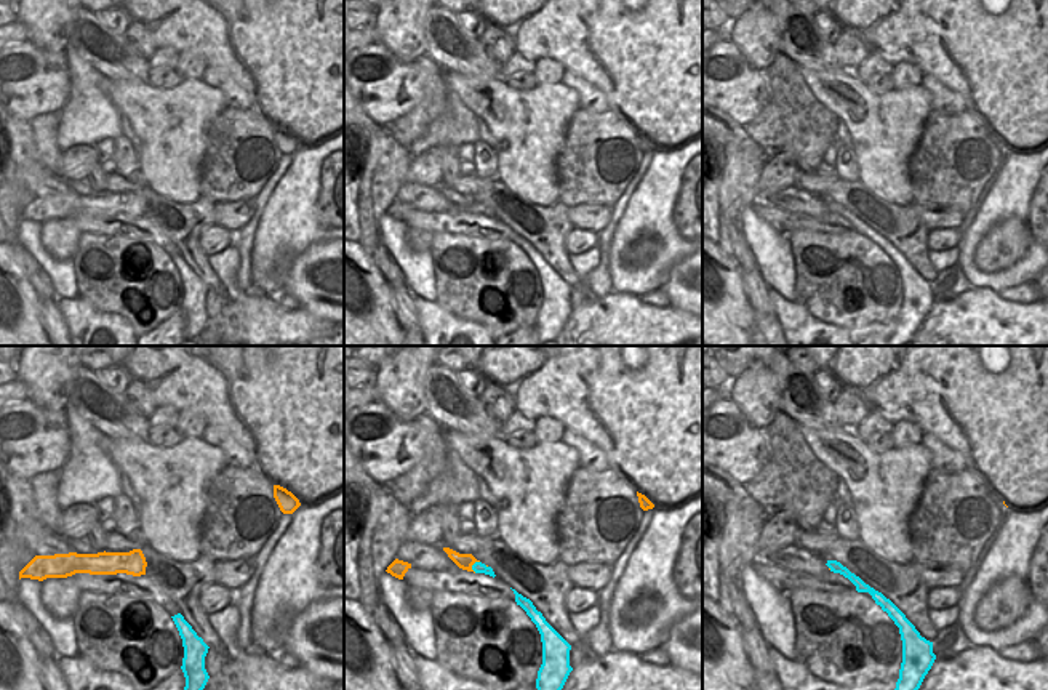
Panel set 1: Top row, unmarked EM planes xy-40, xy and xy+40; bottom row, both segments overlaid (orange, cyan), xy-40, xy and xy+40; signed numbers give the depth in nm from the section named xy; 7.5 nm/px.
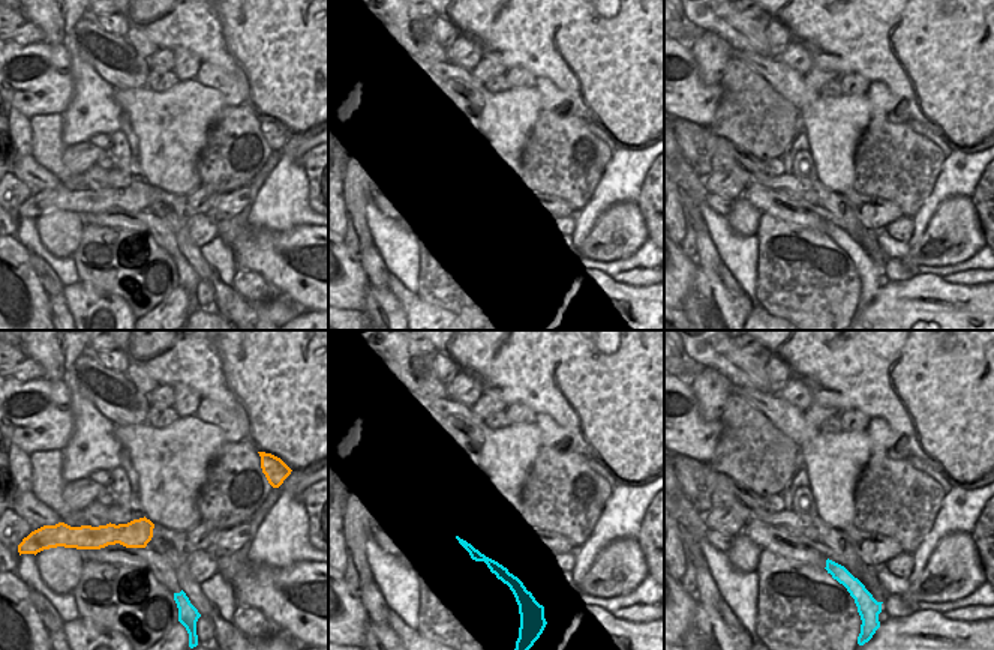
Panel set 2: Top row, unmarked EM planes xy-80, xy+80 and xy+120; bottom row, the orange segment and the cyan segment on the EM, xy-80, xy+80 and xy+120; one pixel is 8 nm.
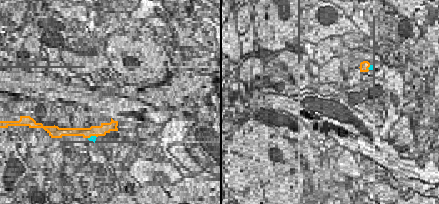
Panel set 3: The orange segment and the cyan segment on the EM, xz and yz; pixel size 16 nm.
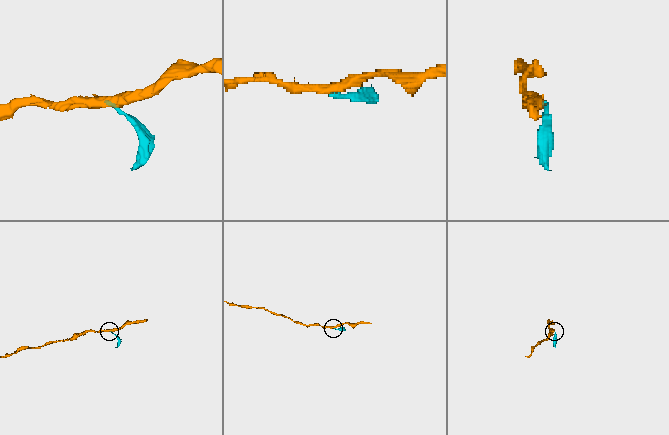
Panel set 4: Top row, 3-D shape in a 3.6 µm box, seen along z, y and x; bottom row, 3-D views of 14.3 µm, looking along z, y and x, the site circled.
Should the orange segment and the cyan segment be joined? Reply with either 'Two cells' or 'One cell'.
Two cells.

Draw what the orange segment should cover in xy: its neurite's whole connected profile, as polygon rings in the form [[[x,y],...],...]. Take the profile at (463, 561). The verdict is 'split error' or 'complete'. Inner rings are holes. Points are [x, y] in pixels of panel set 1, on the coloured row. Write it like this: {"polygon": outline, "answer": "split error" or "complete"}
{"polygon": [[[443,548],[443,551],[448,554],[448,557],[462,570],[467,570],[467,572],[474,572],[472,570],[472,565],[475,562],[480,562],[477,560],[472,554],[459,554],[450,548]]], "answer": "complete"}

